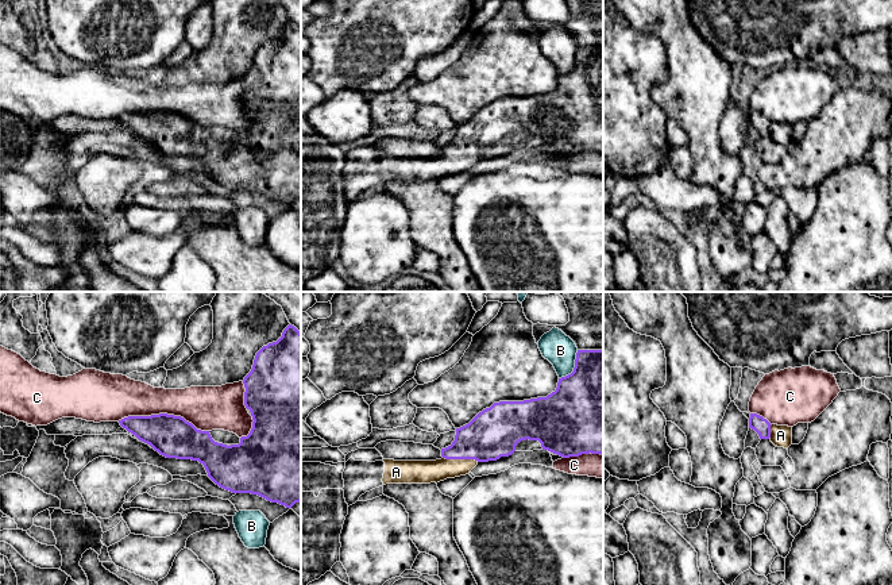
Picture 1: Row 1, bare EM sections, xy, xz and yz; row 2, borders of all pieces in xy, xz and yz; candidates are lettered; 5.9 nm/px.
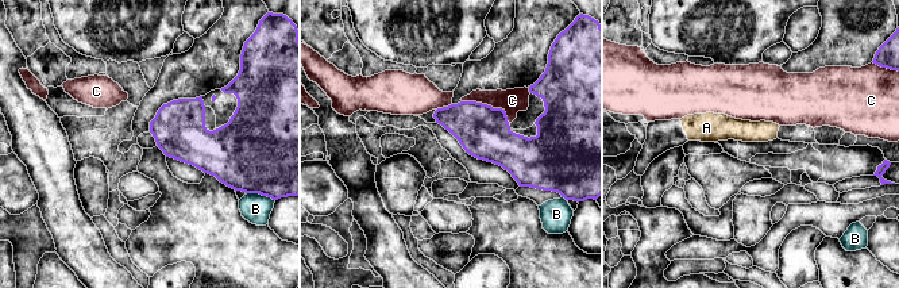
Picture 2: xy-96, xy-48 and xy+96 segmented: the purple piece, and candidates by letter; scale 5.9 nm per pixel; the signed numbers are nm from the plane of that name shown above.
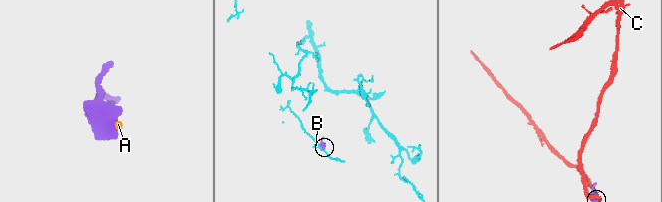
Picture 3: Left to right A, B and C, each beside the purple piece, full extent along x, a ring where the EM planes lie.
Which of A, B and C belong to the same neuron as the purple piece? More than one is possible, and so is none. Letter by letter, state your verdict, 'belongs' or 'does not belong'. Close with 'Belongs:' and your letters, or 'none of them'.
A: belongs
B: does not belong
C: does not belong
Belongs: A

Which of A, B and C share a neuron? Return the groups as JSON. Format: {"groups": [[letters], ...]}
{"groups": [["A"], ["B"], ["C"]]}

